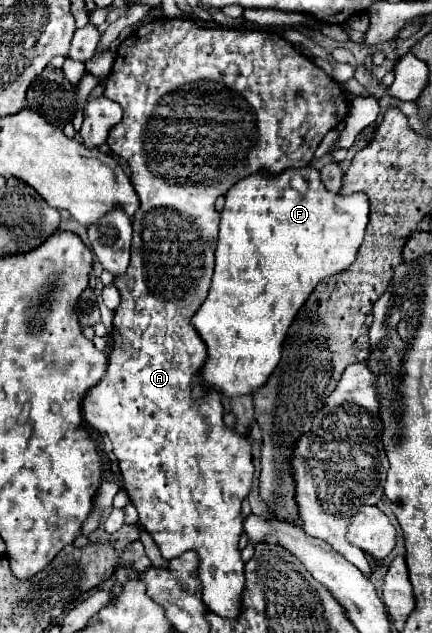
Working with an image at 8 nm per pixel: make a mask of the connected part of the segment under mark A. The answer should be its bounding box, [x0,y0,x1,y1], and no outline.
[83,19,349,617]

